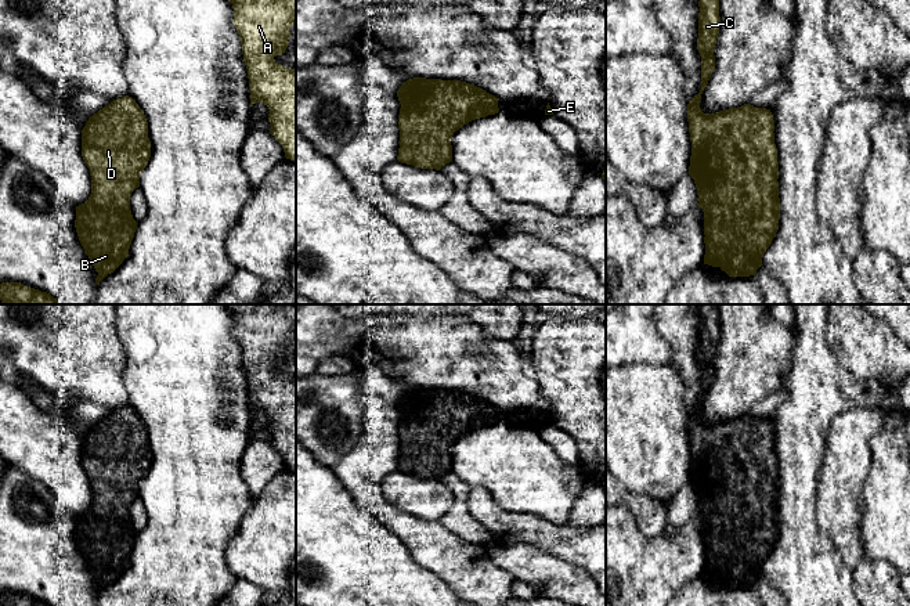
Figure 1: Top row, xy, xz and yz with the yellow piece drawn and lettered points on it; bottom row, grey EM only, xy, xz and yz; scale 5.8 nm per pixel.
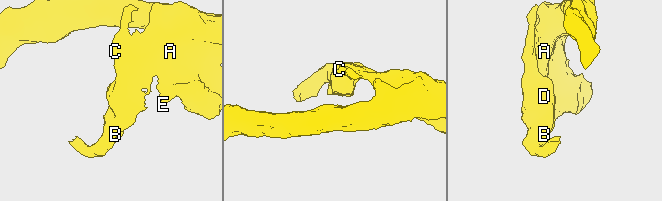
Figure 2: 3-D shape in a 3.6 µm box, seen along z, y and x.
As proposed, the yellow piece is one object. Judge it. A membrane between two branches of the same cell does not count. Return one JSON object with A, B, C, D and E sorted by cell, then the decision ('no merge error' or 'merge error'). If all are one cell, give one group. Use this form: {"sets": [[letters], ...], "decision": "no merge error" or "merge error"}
{"sets": [["A", "B", "C", "D", "E"]], "decision": "no merge error"}

